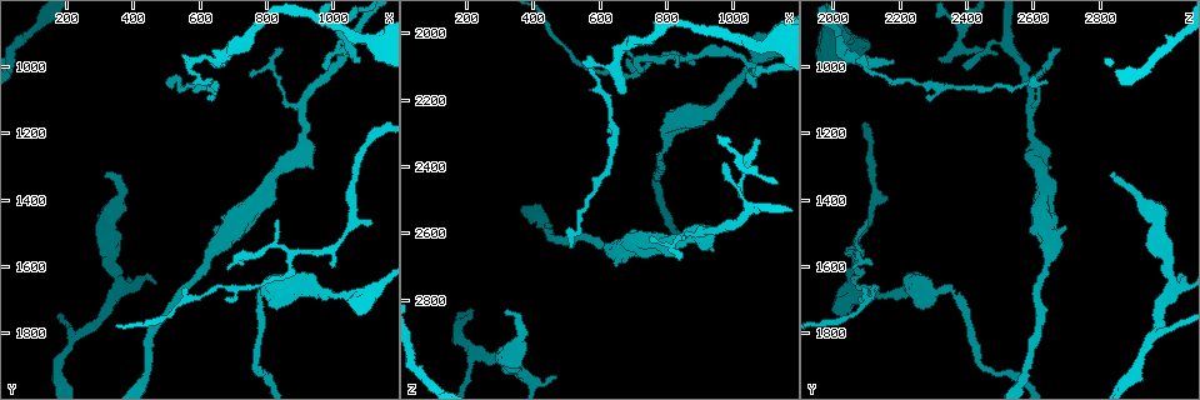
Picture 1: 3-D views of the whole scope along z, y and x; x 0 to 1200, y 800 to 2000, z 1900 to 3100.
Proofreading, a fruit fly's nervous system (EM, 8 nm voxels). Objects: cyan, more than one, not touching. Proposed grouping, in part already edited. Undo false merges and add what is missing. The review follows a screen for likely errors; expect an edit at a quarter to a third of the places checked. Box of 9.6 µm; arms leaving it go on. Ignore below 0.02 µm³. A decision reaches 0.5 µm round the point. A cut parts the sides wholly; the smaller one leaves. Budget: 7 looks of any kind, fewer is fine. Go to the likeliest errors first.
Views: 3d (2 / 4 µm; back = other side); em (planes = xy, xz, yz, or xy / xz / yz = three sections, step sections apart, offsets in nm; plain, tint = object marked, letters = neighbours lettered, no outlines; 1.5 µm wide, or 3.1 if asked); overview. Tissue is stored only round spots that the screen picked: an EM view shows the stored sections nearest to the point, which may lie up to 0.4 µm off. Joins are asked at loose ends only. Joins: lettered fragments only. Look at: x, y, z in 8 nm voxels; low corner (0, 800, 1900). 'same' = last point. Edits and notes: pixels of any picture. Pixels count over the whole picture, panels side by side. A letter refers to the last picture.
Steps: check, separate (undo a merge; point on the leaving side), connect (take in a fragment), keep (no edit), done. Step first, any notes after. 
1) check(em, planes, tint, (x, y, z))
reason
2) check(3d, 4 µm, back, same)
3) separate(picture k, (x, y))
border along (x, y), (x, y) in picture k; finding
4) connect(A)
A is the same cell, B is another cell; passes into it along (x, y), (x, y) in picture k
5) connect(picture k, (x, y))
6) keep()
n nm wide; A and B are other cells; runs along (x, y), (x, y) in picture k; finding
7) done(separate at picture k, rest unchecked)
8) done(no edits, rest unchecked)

check(3d, 2 µm, (320, 1330, 2840))
free end

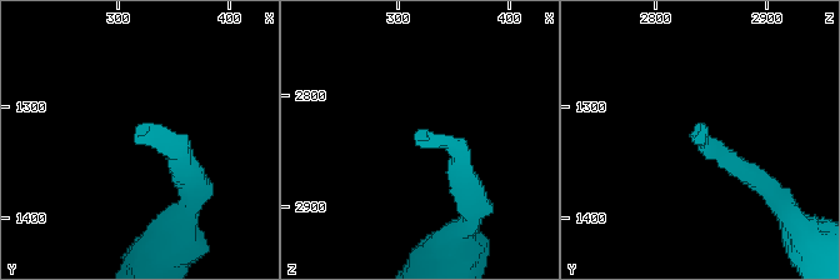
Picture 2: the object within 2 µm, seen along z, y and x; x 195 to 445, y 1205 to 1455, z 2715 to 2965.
check(em, yz, step 8, tint, (316, 1334, 2832))

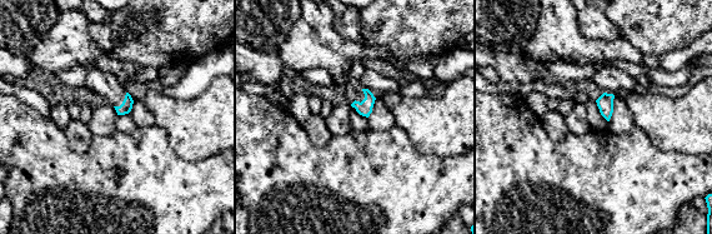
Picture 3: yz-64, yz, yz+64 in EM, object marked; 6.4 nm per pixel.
check(em, planes, letters, same)

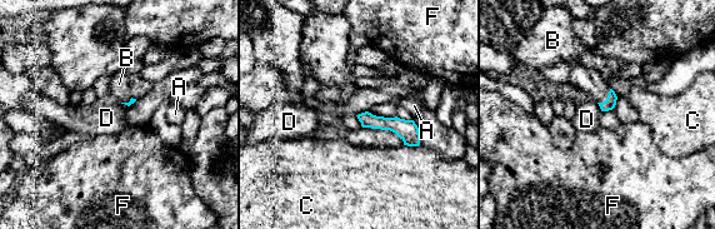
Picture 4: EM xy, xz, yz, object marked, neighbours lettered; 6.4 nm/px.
connect(B)
B is the same cell, A, C, D and F are other cells; passes into it along (609, 104), (606, 98), (589, 80) in picture 4; the neuron continues

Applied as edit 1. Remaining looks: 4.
check(overview)

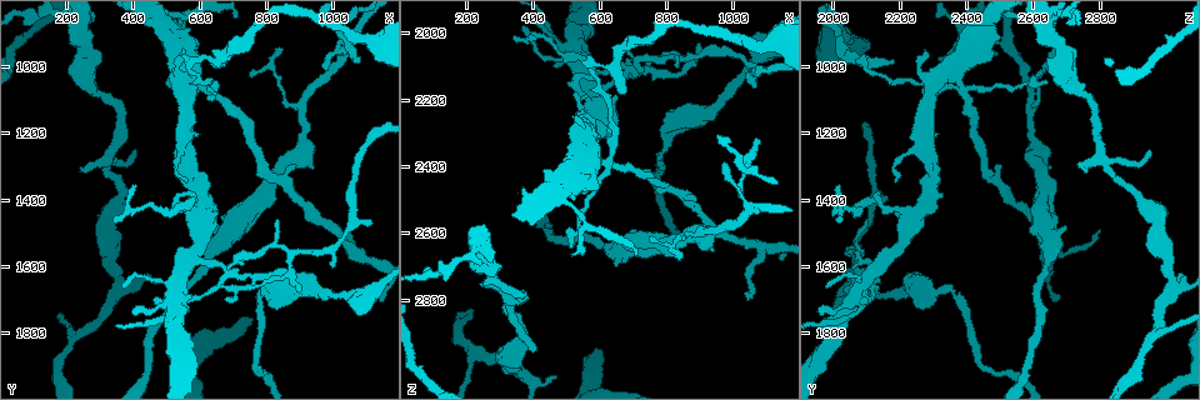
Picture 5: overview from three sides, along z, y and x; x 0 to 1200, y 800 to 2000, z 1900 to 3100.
check(3d, 2 µm, (670, 990, 2180))
an open end

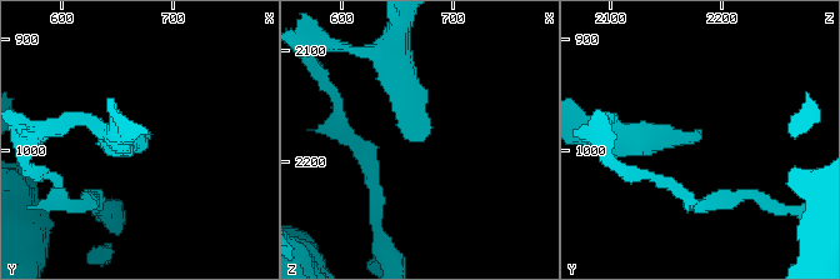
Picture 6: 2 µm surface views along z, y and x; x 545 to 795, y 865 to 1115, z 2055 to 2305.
check(em, xz, step 8, tint, (674, 982, 2178))
now the EM

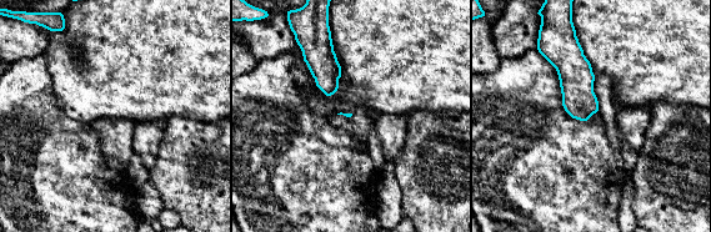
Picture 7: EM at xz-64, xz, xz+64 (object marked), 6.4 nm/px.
check(em, planes, letters, same)
cut it another way

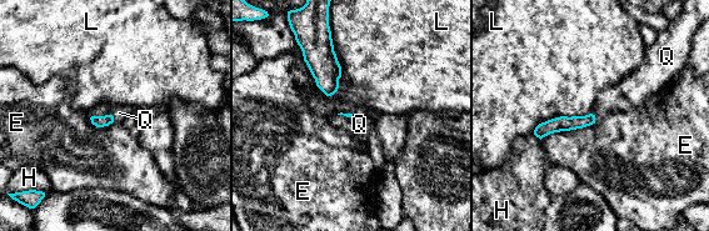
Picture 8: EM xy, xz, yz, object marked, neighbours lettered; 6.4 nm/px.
connect(Q)
Q is the same cell, E, H and L are other cells; passes into it along (99, 121), (105, 115), (119, 113) in picture 8; it goes on there

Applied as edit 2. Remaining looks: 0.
done(connect at picture 4, connect at picture 8, rest unchecked)

